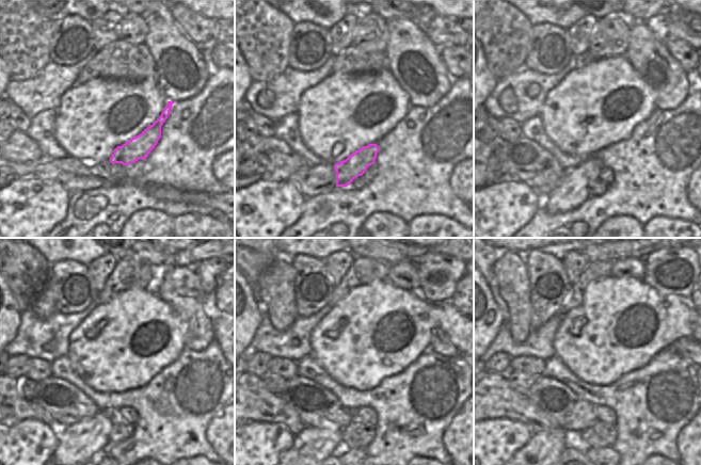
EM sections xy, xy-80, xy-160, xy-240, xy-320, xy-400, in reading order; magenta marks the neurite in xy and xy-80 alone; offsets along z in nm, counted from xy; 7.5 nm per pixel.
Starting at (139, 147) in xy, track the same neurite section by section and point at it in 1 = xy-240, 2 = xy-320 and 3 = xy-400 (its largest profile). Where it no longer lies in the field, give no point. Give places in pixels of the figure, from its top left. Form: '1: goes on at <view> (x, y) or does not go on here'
1: goes on at xy-240 (79, 443)
2: goes on at xy-320 (311, 446)
3: goes on at xy-400 (540, 454)

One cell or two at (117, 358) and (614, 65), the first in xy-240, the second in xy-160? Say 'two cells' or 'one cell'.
one cell

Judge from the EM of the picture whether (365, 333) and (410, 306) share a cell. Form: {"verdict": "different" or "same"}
{"verdict": "same"}

